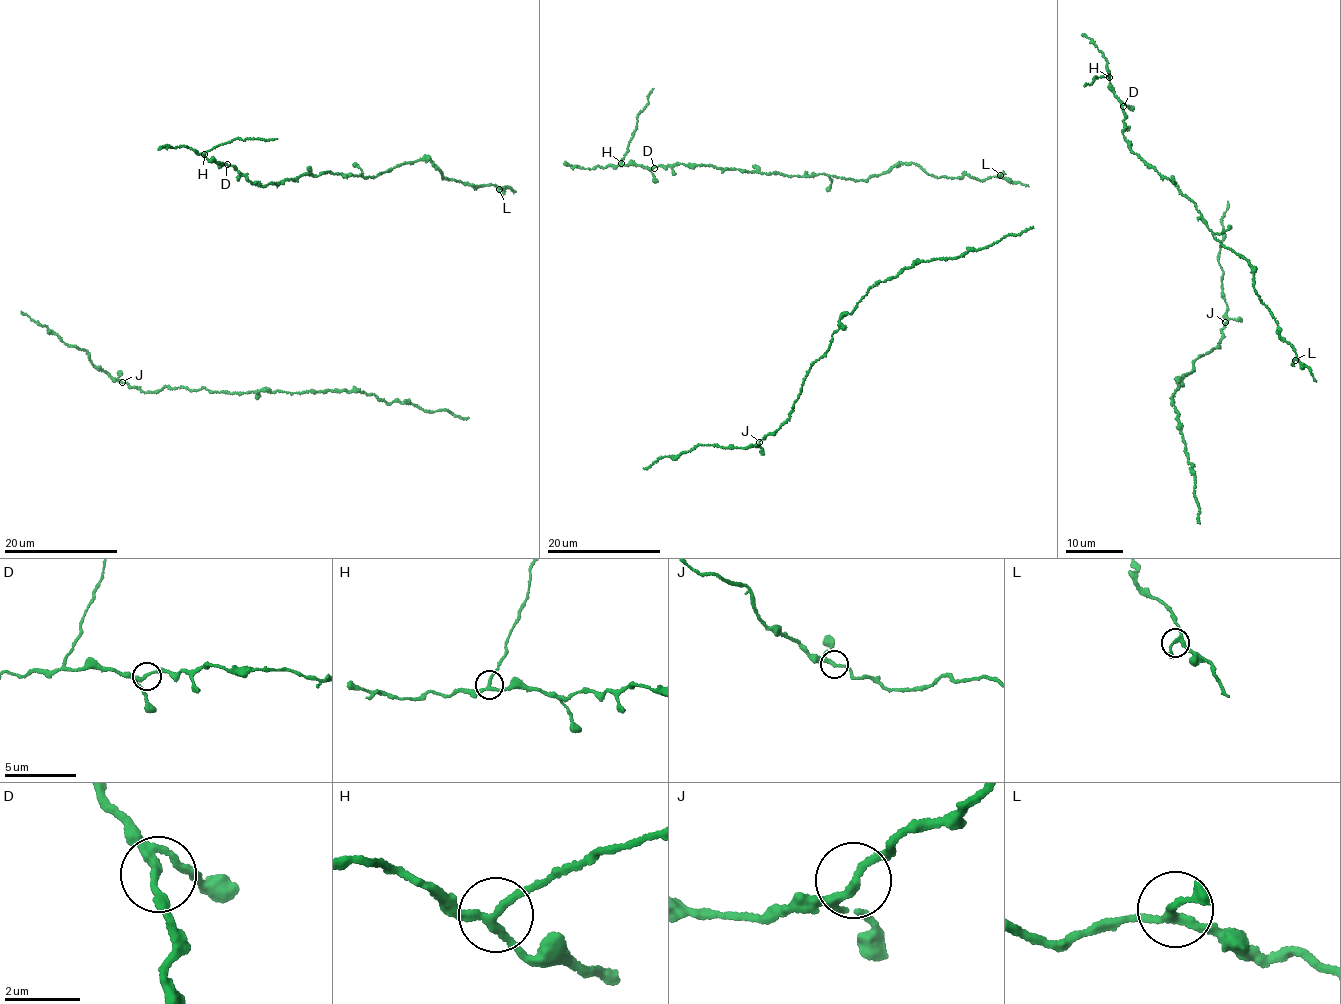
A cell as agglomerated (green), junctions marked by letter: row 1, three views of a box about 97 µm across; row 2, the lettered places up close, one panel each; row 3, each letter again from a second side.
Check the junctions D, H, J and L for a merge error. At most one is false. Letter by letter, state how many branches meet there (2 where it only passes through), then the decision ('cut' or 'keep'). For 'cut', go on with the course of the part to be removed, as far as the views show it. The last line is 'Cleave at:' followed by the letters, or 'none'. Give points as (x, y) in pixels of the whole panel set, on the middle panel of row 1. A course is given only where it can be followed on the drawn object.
D: 3 | keep
H: 3 | cut | (621, 164), (638, 115), (654, 88)
J: 3 | keep
L: 3 | keep
Cleave at: H

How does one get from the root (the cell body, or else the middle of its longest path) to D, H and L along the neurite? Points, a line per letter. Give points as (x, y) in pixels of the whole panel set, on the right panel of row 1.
D: (1280, 340), (1272, 314), (1255, 291), (1251, 265), (1213, 237), (1194, 203), (1131, 150), (1123, 133), (1123, 106)
H: (1280, 340), (1272, 314), (1255, 291), (1251, 265), (1213, 237), (1194, 203), (1129, 146), (1123, 110), (1109, 77)
L: (1280, 340), (1295, 349), (1295, 360)

